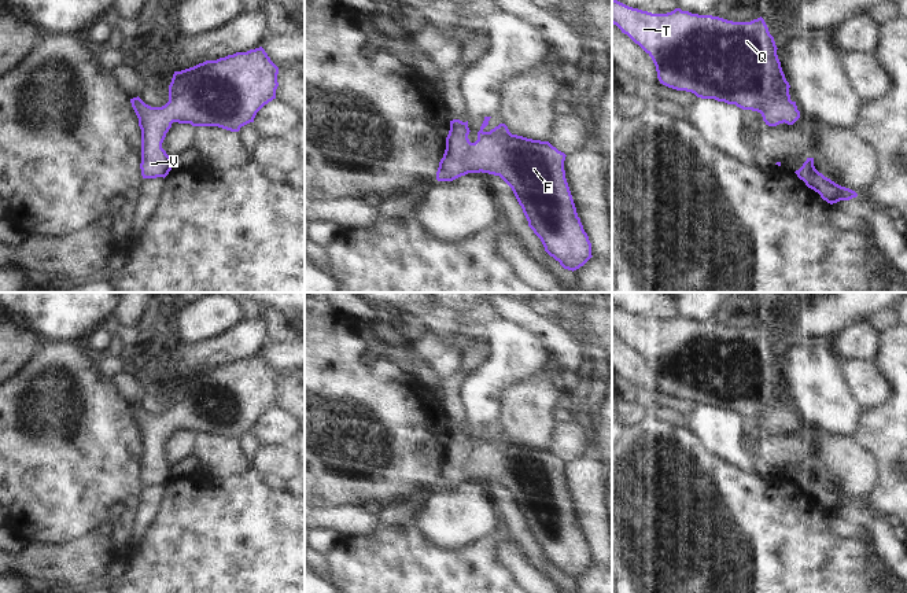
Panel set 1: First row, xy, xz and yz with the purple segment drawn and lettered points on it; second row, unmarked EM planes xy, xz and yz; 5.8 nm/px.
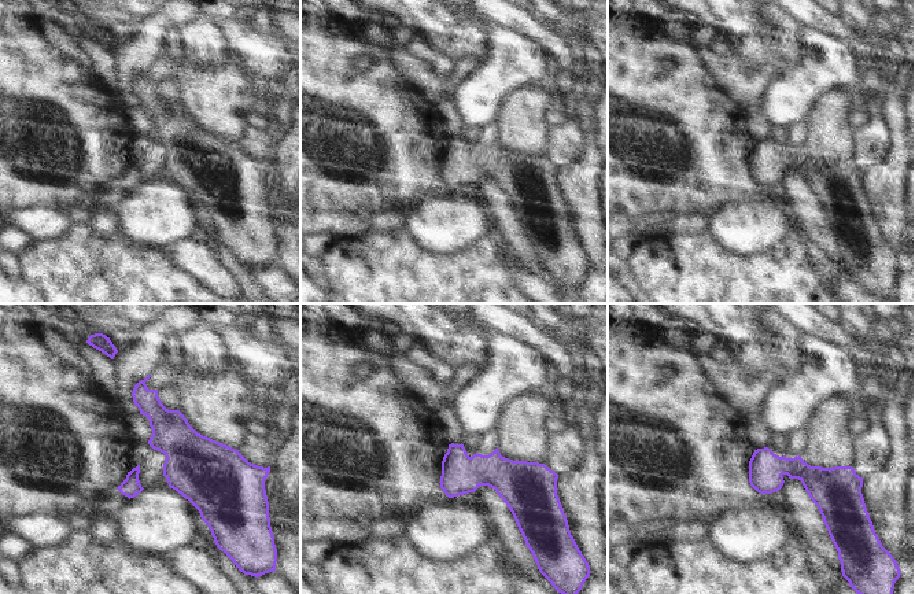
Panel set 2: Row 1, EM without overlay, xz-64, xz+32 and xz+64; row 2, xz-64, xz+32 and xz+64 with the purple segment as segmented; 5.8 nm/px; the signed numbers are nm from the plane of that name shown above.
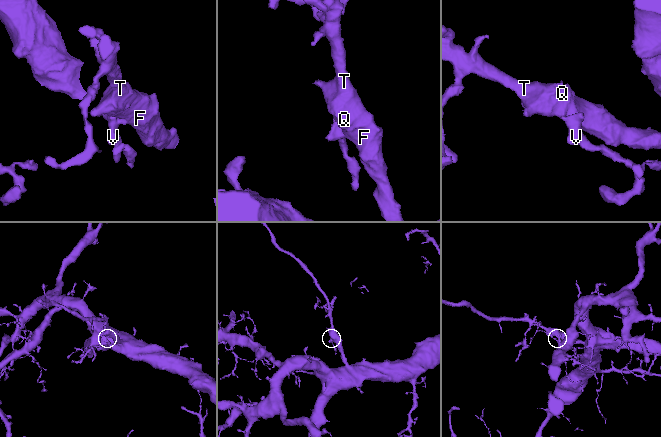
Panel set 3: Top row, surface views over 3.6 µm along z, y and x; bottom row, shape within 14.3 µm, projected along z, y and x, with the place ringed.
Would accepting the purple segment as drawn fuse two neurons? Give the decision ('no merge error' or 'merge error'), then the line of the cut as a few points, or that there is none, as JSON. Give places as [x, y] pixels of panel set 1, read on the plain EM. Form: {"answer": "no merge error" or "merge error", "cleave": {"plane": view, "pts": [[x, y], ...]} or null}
{"answer": "no merge error", "cleave": null}

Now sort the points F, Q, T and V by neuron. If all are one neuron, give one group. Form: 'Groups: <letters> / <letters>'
Groups: F Q T V

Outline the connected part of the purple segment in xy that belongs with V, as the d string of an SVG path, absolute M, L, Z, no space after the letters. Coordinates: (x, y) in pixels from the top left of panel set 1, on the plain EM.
M262 354L247 360L236 360L217 368L206 368L193 375L174 379L169 393L169 409L162 415L151 415L139 404L130 406L141 437L141 483L143 486L166 485L172 478L170 464L162 456L173 430L192 434L218 434L239 439L254 430L257 420L276 406L279 375Z

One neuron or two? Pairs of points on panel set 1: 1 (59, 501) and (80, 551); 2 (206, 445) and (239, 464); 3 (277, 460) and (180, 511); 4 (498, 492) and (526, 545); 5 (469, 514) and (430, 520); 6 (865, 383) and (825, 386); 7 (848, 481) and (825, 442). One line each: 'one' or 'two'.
1: two
2: one
3: two
4: one
5: one
6: two
7: one

